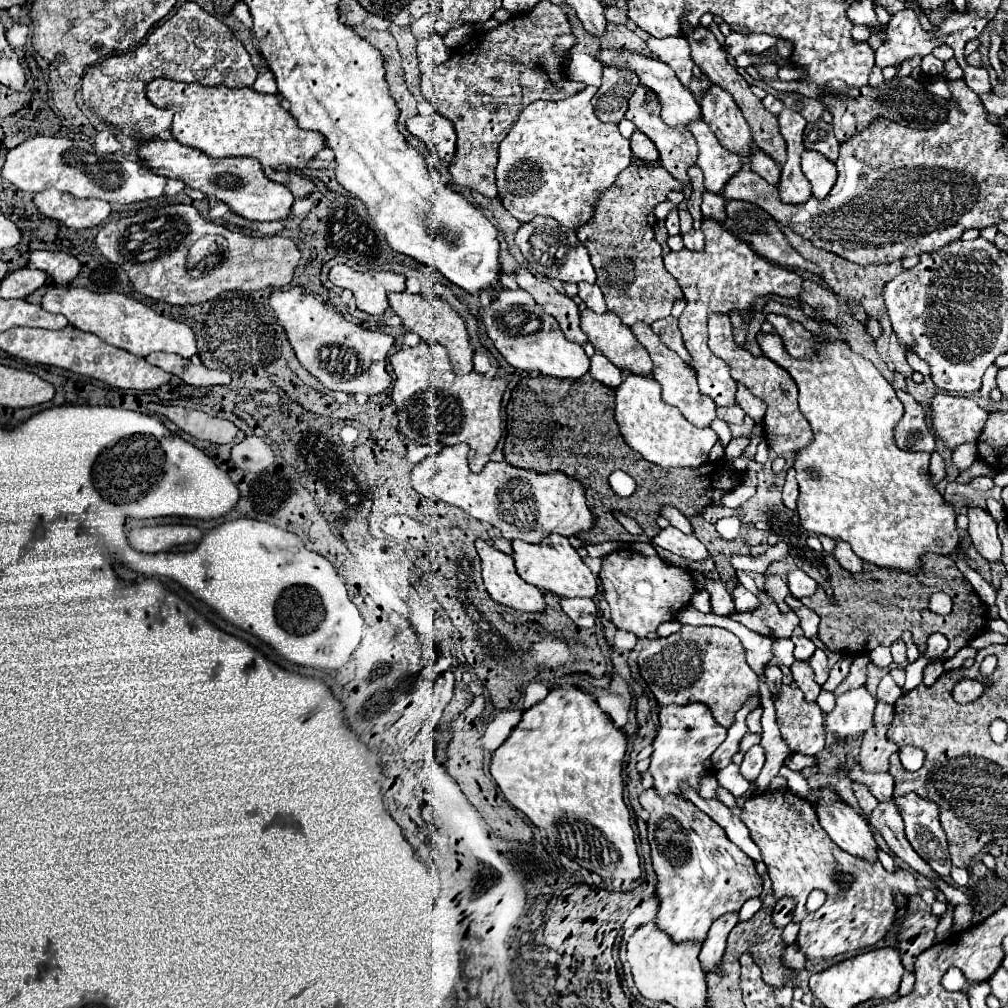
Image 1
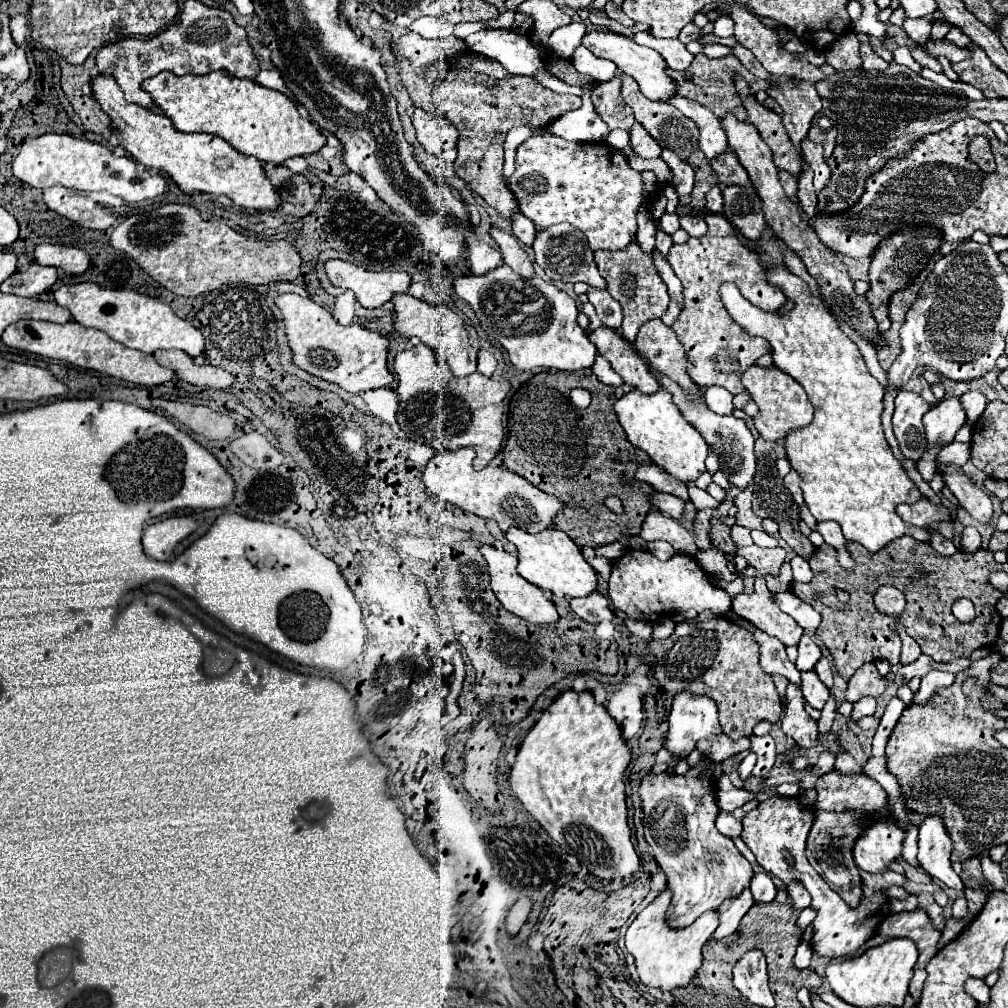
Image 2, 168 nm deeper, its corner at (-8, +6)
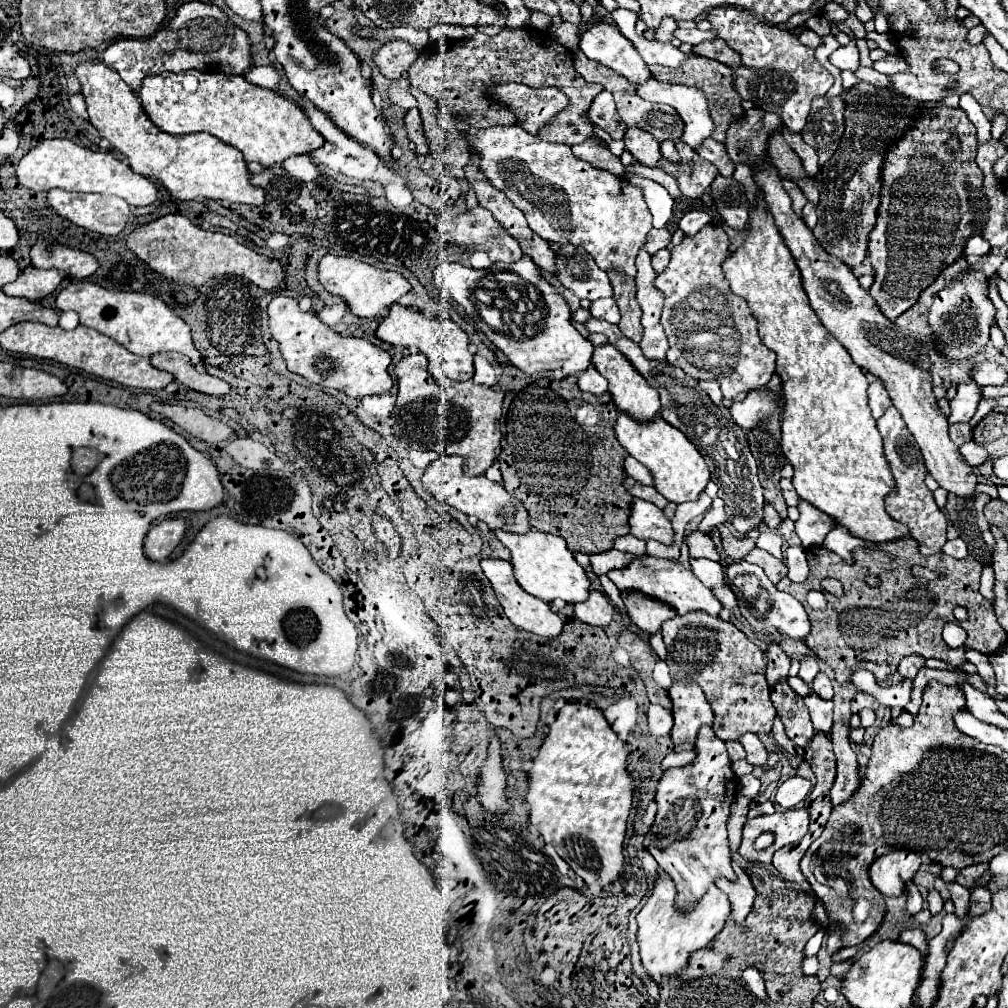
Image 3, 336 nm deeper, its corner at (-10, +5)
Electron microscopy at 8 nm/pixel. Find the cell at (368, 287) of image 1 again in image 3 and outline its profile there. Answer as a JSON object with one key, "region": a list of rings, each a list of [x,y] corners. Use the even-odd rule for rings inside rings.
{"region":[[[323,256],[317,266],[317,278],[329,294],[343,298],[349,310],[361,318],[375,318],[383,308],[389,308],[411,290],[411,284],[399,272],[381,270],[351,256]]]}

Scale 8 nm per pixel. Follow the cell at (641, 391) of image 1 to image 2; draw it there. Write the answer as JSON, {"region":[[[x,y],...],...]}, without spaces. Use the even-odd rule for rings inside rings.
{"region":[[[631,389],[615,403],[615,413],[627,433],[627,439],[637,449],[649,453],[653,463],[663,467],[671,477],[683,483],[691,483],[705,471],[705,459],[711,451],[711,445],[683,417],[679,407],[673,403],[673,395],[667,389],[659,389],[651,395],[645,395],[639,389]]]}

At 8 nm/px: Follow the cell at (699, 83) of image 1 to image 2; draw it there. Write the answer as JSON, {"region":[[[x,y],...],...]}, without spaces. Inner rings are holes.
{"region":[[[697,55],[697,57],[693,59],[693,65],[691,65],[689,69],[685,69],[685,71],[667,69],[667,73],[677,81],[677,85],[679,85],[679,95],[681,95],[681,97],[689,97],[689,99],[697,101],[699,105],[711,109],[719,119],[721,119],[725,113],[733,113],[733,115],[739,117],[739,95],[737,95],[735,85],[733,85],[735,75],[741,75],[741,77],[751,85],[753,93],[759,91],[759,89],[769,89],[769,87],[771,87],[769,81],[761,81],[761,79],[753,77],[753,73],[749,73],[749,69],[747,69],[737,57],[733,57],[733,55],[721,57],[721,59],[709,59],[709,57],[705,57],[705,55]]]}

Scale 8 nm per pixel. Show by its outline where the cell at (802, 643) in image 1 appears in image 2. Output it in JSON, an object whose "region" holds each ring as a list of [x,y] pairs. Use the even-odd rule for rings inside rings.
{"region":[[[803,635],[797,647],[799,647],[799,657],[797,657],[797,661],[795,661],[797,669],[799,669],[799,671],[809,671],[809,669],[813,669],[815,663],[819,661],[819,657],[821,657],[821,647],[819,647],[819,645],[815,643],[815,639],[809,637],[809,635]]]}

